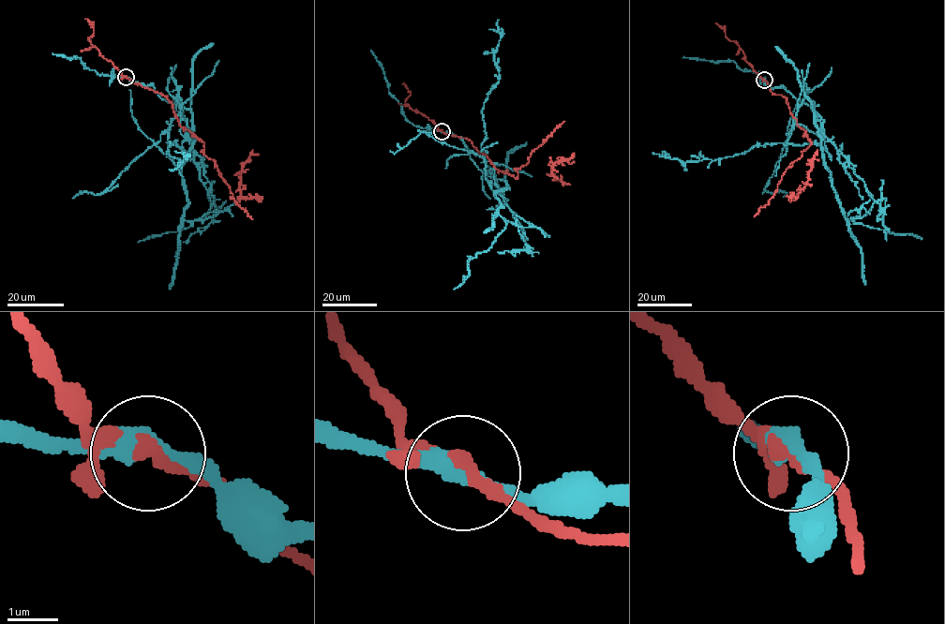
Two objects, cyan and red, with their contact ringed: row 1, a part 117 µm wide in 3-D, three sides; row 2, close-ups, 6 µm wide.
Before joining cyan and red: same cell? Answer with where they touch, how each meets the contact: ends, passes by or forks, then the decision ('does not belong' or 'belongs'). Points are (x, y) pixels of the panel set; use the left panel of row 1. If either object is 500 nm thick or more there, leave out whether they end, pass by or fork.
(126, 77) | cyan passes by | red passes by | does not belong

